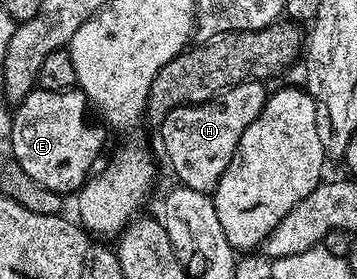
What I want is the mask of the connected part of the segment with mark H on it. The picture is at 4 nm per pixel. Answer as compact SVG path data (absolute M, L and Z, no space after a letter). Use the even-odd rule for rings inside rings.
M244 81L223 89L210 101L175 107L159 122L165 157L180 184L212 194L223 171L227 171L227 163L231 163L235 155L235 147L239 147L239 139L243 139L243 131L247 131L259 111L263 111L267 96L265 87L260 81Z

